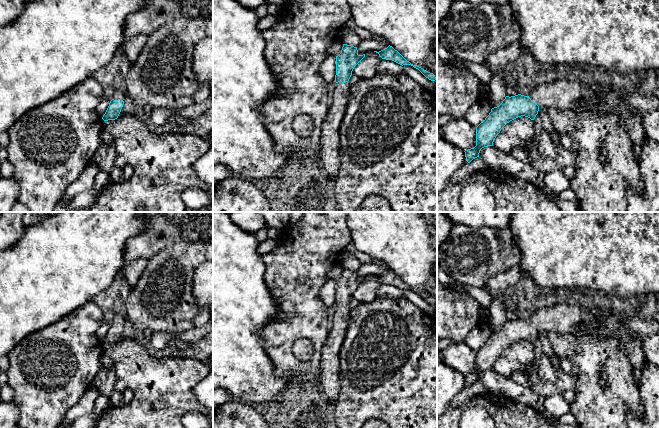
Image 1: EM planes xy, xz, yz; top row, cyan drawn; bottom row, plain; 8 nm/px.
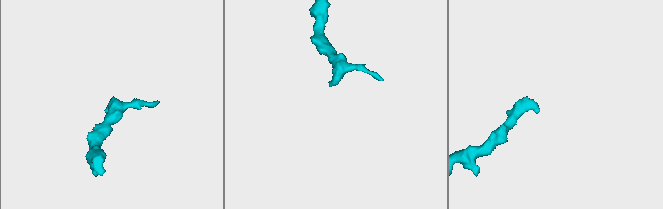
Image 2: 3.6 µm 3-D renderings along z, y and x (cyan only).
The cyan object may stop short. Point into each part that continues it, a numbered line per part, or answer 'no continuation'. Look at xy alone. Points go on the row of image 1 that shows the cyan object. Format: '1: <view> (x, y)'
1: xy (119, 94)

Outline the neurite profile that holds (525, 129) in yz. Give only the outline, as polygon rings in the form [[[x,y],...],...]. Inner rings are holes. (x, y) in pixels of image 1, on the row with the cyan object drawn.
[[[521,116],[507,123],[496,136],[493,146],[511,155],[514,147],[524,147],[528,152],[537,137],[534,121]]]

